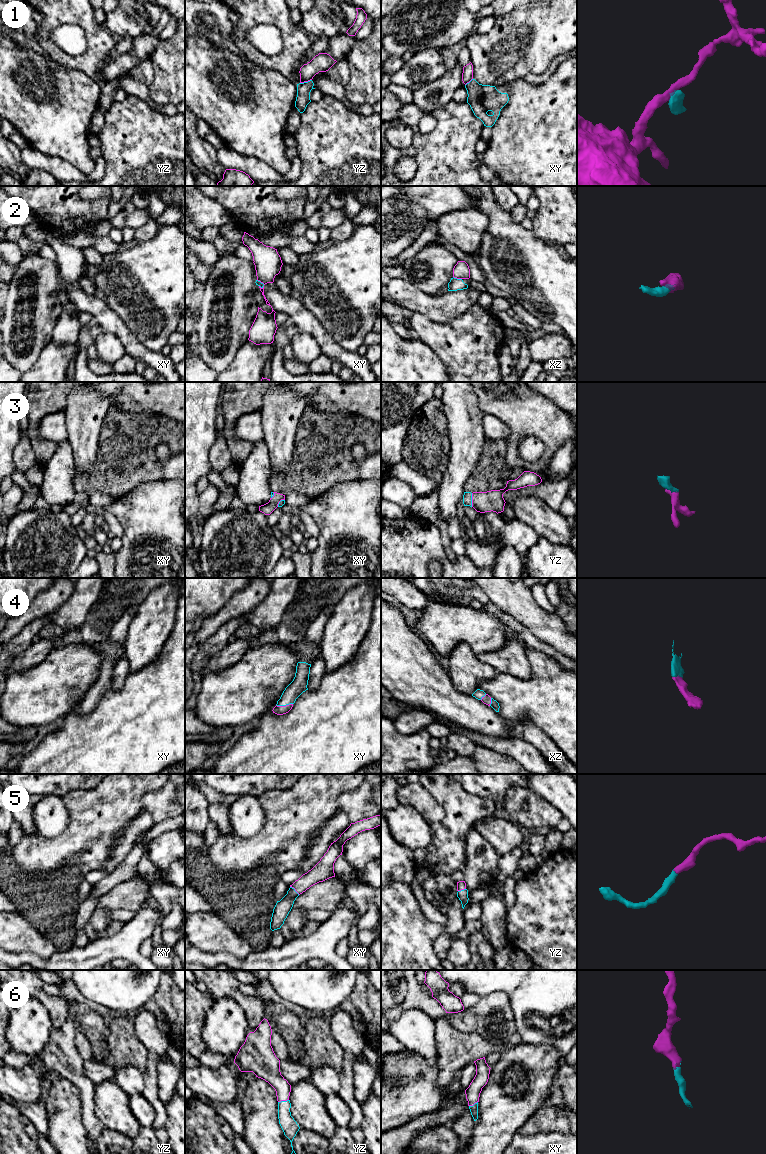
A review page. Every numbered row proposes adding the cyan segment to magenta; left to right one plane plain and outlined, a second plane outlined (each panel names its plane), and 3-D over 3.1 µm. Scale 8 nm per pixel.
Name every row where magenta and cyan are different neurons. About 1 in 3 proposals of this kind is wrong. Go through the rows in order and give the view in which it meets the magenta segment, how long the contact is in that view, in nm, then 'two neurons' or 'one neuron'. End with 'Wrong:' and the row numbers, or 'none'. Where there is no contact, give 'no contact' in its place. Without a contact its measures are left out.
1: contact in yz; length 100 nm; two neurons
2: contact in xz; length 80 nm; two neurons
3: contact in yz; length 110 nm; one neuron
4: contact in xy; length 140 nm; one neuron
5: contact in xy; length 100 nm; one neuron
6: contact in yz; length 90 nm; one neuron
Wrong: 1, 2

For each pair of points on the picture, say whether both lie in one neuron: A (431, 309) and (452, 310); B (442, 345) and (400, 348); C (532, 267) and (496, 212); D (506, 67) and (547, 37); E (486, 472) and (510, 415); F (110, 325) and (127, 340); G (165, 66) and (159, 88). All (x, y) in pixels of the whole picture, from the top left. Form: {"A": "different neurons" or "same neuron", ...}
{"A": "same neuron", "B": "different neurons", "C": "same neuron", "D": "same neuron", "E": "different neurons", "F": "same neuron", "G": "same neuron"}

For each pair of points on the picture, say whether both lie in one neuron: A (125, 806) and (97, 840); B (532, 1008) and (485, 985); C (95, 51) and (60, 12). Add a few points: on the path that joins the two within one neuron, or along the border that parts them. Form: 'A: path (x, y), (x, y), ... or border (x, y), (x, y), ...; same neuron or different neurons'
A: path (117, 814), (99, 832); same neuron
B: path (520, 996), (509, 985), (497, 985); same neuron
C: path (95, 38), (95, 32), (73, 12); same neuron

